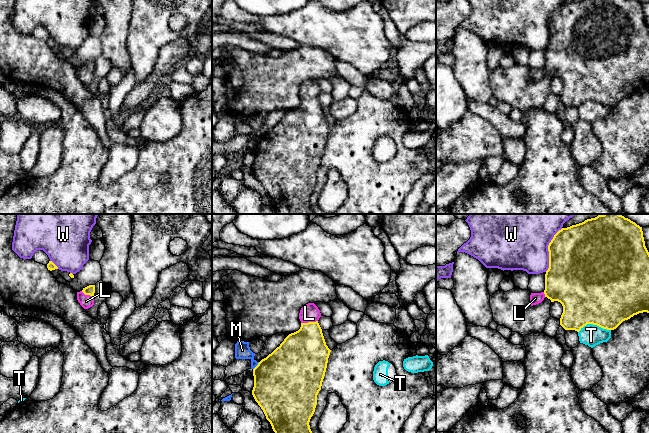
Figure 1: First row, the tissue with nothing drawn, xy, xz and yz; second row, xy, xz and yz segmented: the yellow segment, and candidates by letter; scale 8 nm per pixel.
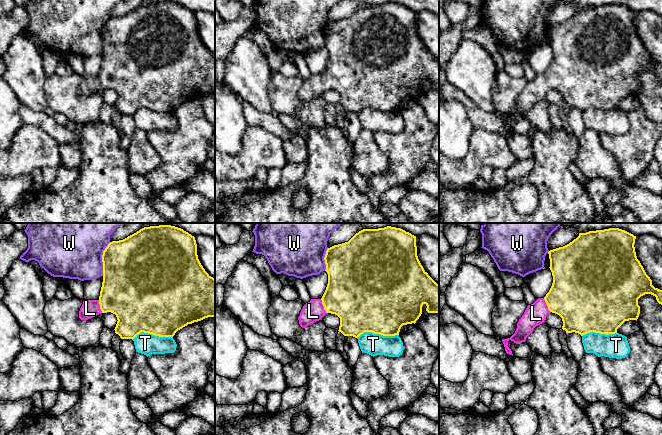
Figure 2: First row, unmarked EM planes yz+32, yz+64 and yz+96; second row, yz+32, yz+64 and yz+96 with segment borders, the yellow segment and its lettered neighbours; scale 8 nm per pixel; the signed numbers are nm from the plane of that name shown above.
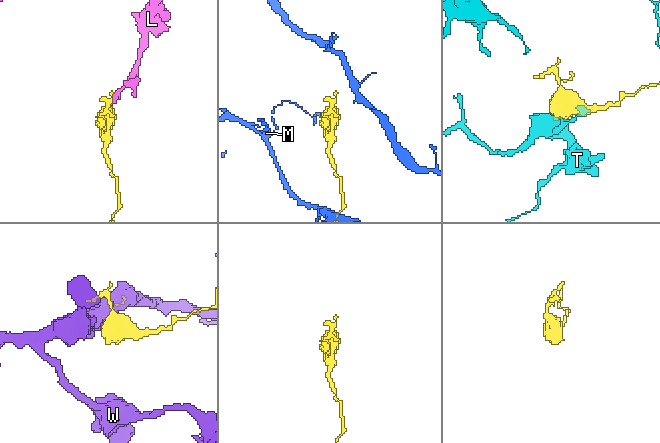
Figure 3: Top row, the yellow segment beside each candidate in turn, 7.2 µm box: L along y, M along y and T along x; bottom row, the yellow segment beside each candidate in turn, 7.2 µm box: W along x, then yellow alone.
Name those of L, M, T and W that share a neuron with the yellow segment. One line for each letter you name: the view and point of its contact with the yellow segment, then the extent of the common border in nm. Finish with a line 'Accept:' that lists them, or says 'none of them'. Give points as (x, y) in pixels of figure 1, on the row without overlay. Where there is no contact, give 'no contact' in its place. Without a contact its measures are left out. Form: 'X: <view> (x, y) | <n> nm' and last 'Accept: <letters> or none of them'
L: xz (309, 98) | 140 nm
Accept: L

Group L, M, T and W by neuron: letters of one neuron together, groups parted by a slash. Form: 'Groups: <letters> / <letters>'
Groups: L / M / T / W

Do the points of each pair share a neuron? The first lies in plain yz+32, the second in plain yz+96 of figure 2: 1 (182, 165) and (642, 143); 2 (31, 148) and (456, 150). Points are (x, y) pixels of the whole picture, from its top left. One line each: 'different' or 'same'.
1: same
2: different

